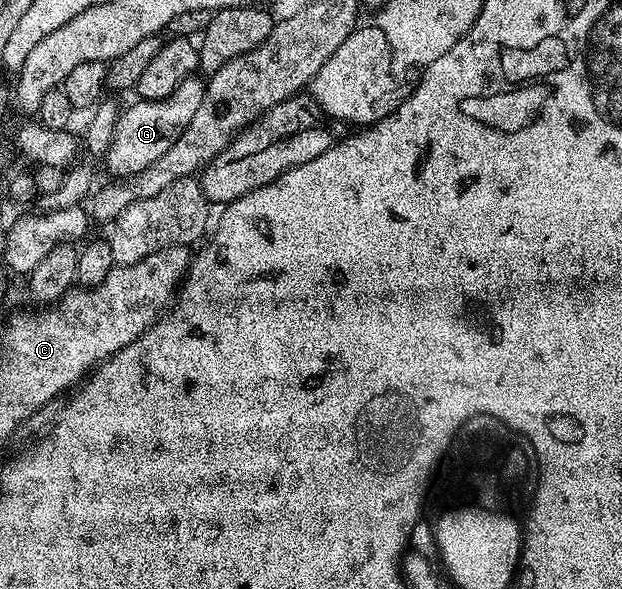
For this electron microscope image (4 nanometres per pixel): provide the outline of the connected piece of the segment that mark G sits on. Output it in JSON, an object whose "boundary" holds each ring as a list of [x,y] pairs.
{"boundary":[[[198,76],[185,79],[173,95],[157,101],[136,100],[136,105],[131,105],[122,110],[113,131],[113,139],[109,143],[105,154],[107,169],[112,173],[112,178],[126,179],[137,176],[145,167],[157,162],[165,151],[172,147],[174,141],[181,135],[183,129],[192,122],[196,110],[200,109],[201,99],[205,90],[204,82]]]}

